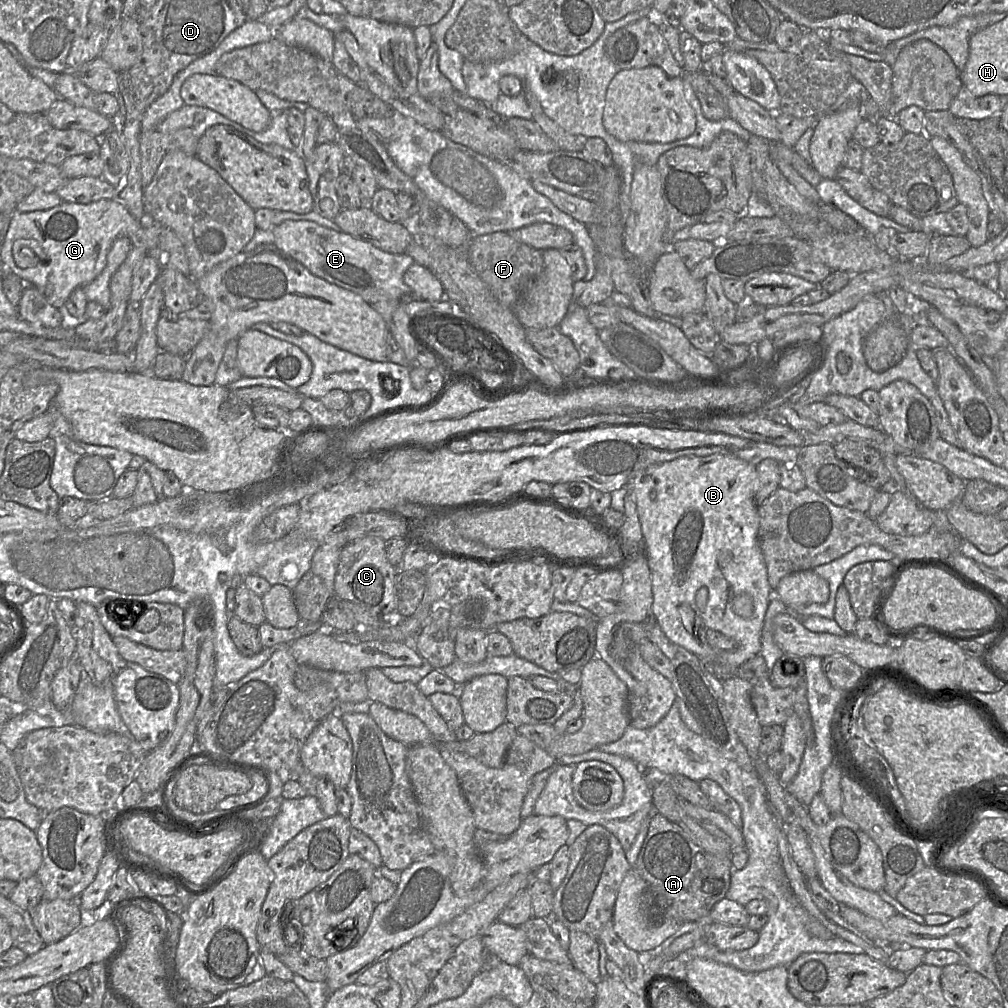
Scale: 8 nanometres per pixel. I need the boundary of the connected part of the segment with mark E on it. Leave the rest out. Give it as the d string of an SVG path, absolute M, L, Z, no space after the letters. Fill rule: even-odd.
M285 220L273 226L271 232L274 235L273 244L281 252L301 263L314 275L358 294L371 306L385 298L416 298L404 282L406 270L415 262L406 253L392 254L353 235L307 220Z

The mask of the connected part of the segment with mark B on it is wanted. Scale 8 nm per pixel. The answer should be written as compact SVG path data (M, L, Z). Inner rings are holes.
M732 454L681 456L670 461L653 464L639 472L633 479L633 490L644 538L644 552L651 572L652 608L657 624L669 640L684 647L699 659L703 659L708 664L712 675L721 681L736 676L737 668L740 665L759 654L766 612L774 597L773 588L768 582L767 568L759 542L759 506L755 501L757 485L757 466Z

